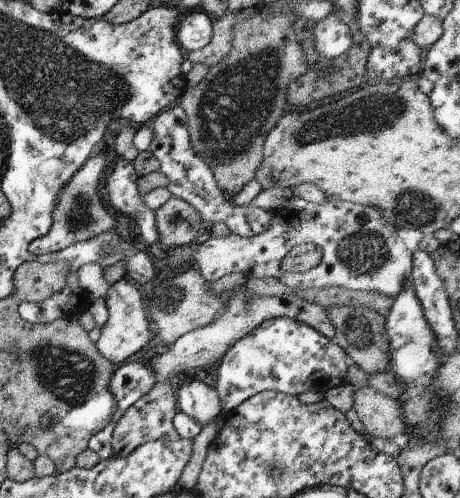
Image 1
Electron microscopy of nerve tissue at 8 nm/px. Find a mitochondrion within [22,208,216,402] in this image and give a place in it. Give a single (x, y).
(172, 297)

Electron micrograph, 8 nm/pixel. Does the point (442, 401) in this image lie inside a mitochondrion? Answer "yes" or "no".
no

